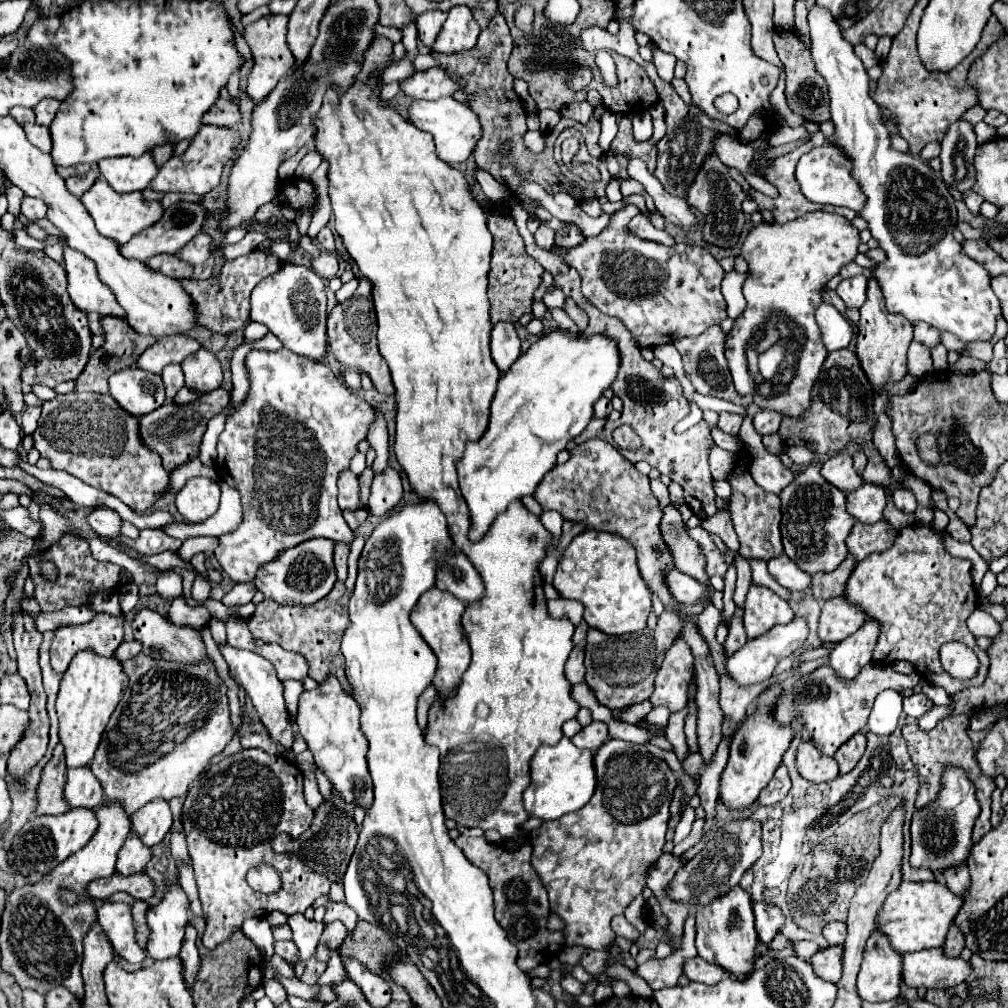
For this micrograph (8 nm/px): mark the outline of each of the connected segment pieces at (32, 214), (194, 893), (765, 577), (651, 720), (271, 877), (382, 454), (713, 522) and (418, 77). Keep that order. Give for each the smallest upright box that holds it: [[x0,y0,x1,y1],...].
[[22,196,46,220],[178,864,206,918],[750,560,792,602],[646,706,670,726],[248,866,280,892],[366,408,388,474],[702,500,740,552],[400,68,458,100]]

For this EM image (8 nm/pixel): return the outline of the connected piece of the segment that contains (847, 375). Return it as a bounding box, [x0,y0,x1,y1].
[778,348,890,490]

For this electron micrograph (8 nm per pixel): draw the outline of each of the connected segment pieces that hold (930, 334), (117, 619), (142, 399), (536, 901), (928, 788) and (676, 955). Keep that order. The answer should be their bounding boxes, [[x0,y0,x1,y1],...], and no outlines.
[[914,322,940,348],[50,614,124,674],[110,368,166,416],[454,836,564,972],[902,716,996,842],[636,912,696,990]]

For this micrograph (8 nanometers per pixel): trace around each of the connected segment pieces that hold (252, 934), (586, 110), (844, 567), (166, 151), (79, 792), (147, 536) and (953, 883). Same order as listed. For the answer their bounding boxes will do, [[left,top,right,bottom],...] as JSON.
[[242,920,274,956],[560,102,594,124],[812,556,858,600],[152,144,172,166],[64,766,102,808],[120,529,178,554],[942,864,970,896]]

